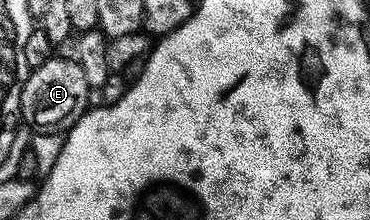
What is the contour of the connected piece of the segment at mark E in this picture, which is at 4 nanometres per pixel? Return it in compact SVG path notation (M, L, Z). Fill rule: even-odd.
M55 57L52 61L37 66L36 69L34 66L28 72L19 100L22 124L40 133L62 134L87 112L89 108L87 94L89 94L89 88L85 73L75 59L62 61L61 58Z

